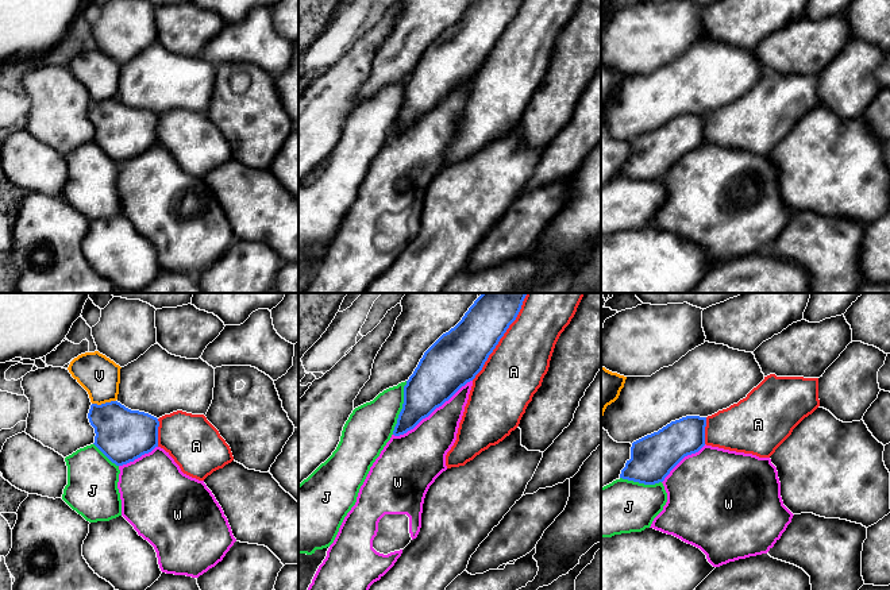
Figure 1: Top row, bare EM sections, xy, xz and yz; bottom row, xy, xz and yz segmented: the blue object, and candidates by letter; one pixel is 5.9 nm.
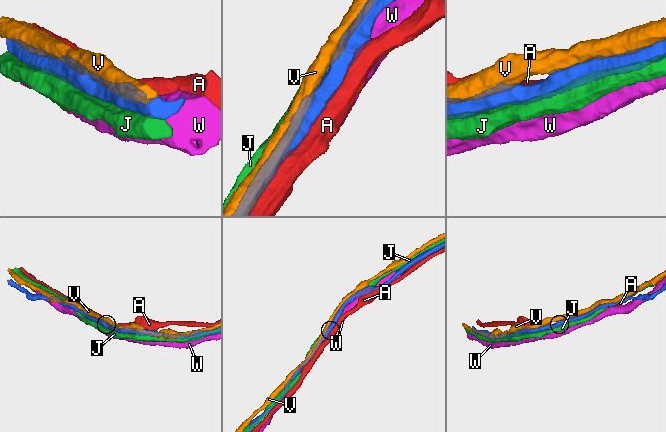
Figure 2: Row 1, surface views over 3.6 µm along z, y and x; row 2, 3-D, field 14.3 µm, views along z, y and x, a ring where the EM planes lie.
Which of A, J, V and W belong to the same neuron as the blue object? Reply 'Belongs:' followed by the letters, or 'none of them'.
Belongs: none of them

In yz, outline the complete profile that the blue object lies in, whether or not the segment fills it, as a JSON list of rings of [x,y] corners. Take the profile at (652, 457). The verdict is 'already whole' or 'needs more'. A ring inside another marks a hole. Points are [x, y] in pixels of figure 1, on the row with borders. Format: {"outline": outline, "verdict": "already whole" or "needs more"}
{"outline": [[[686,416],[671,421],[658,432],[633,441],[631,447],[631,459],[627,460],[620,478],[644,485],[663,482],[685,456],[698,452],[705,446],[705,427],[706,417]]], "verdict": "already whole"}

